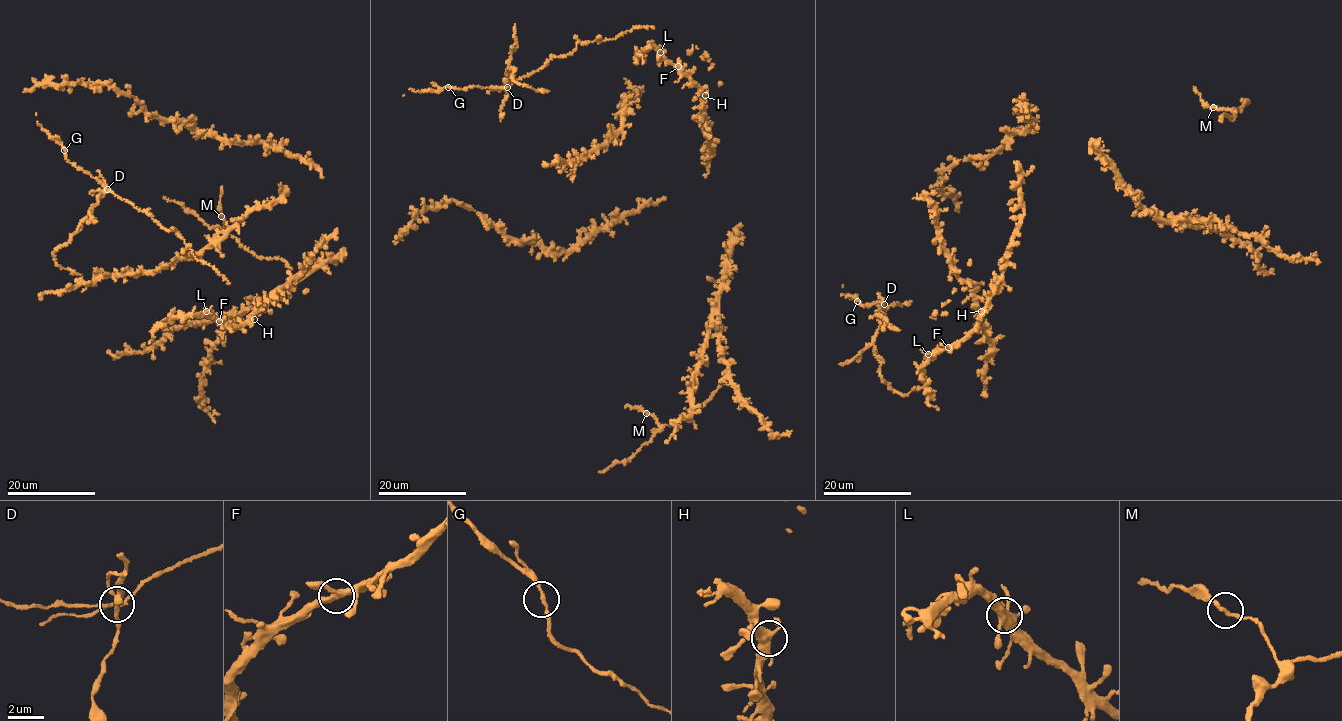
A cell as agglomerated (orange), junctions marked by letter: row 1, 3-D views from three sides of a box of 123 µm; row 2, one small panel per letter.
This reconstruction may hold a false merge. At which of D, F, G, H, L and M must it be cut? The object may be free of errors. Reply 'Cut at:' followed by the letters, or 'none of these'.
Cut at: D

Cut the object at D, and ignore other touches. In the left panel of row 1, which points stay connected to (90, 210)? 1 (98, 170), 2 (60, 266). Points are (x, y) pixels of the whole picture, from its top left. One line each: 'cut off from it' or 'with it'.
1: with it
2: with it

